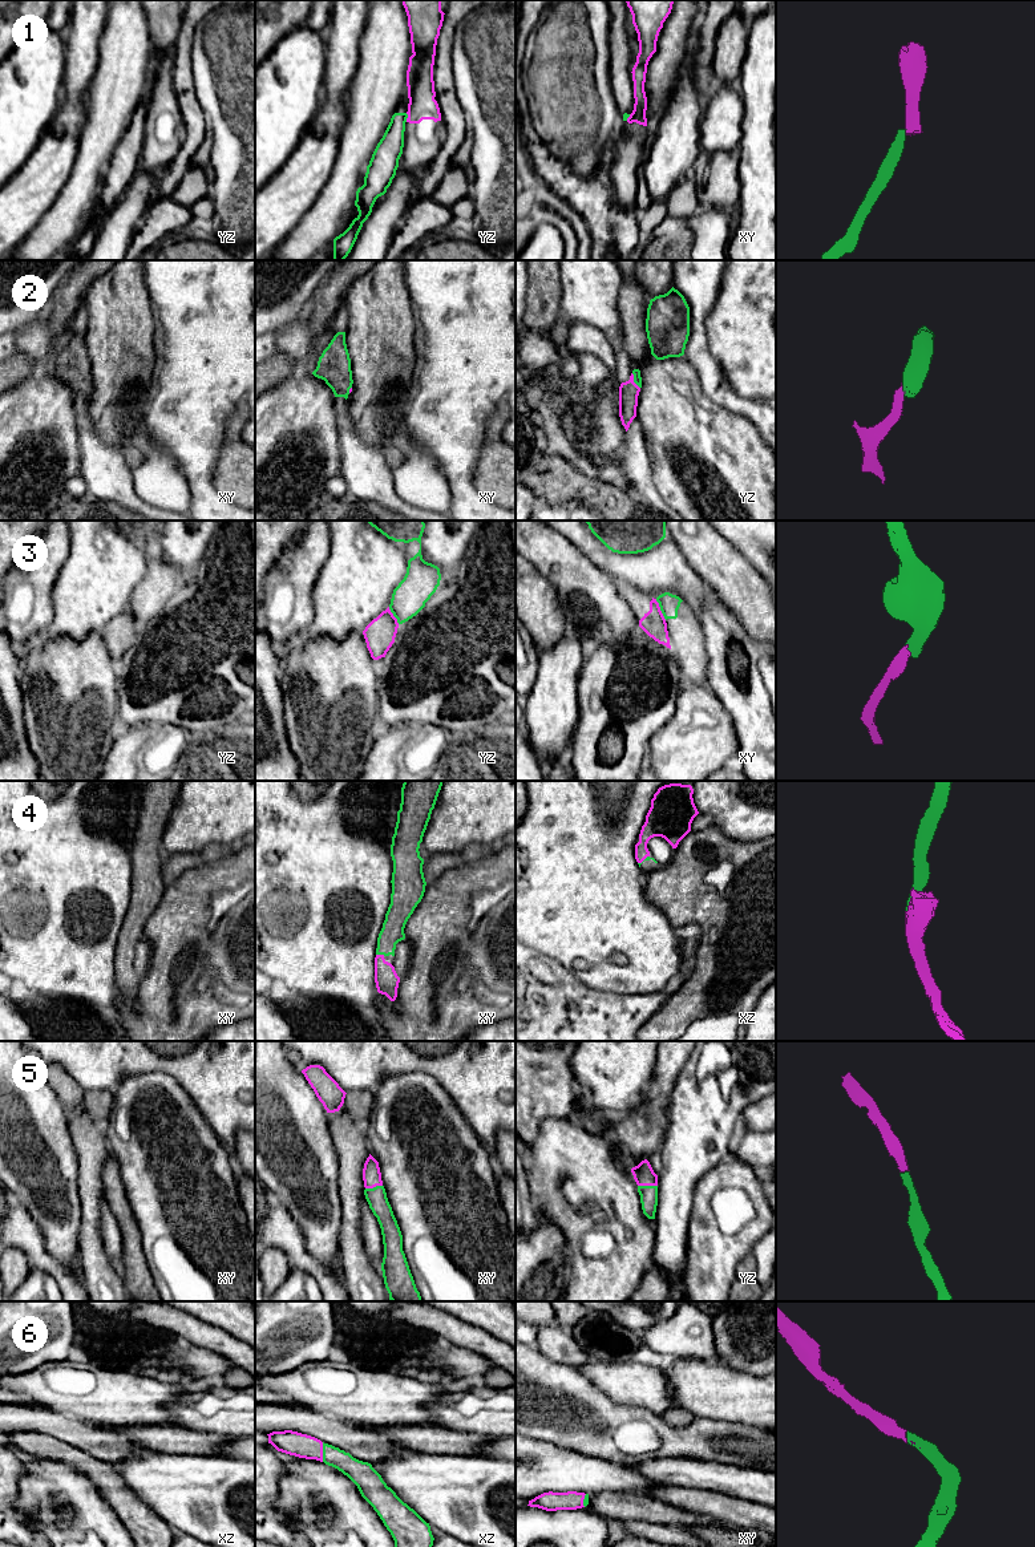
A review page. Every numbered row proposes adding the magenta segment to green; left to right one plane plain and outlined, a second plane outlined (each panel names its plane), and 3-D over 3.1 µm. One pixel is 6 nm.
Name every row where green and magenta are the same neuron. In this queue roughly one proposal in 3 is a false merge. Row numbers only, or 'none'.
2, 4, 5, 6

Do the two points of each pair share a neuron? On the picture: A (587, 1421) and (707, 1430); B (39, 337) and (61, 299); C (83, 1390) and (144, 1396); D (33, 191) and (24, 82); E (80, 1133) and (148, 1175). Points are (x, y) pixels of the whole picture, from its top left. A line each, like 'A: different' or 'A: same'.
A: same
B: same
C: same
D: different
E: different

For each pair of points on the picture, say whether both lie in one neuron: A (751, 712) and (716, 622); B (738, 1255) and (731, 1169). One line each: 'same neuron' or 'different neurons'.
A: same neuron
B: same neuron

